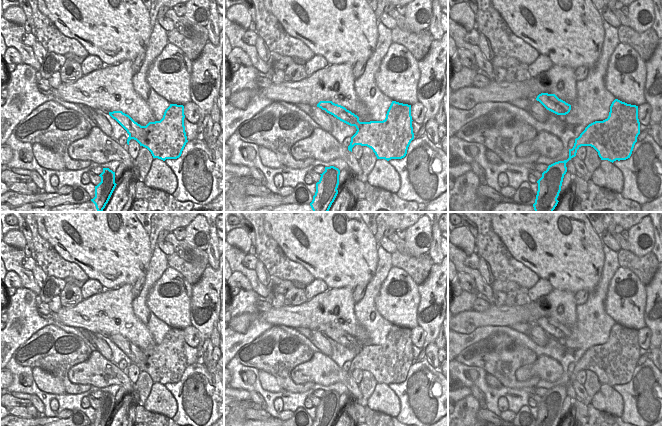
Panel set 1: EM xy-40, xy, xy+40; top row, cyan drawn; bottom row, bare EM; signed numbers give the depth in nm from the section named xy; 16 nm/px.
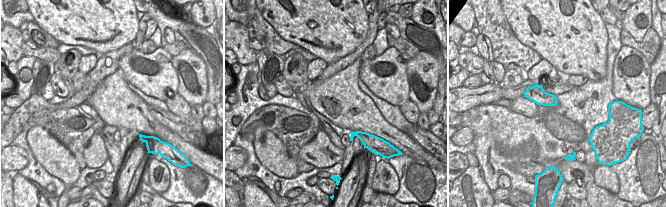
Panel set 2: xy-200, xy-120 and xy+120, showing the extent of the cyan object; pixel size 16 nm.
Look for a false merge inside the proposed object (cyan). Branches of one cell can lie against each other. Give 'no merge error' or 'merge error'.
no merge error

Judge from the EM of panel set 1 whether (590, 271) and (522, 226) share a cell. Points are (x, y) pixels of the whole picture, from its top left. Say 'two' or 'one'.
one

